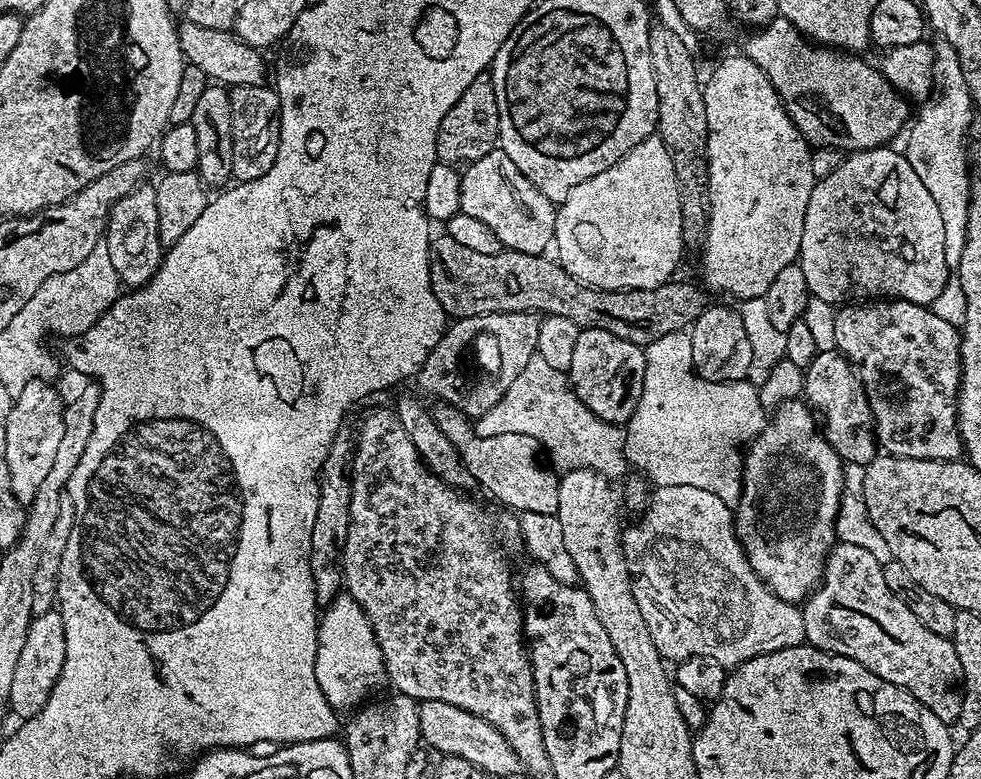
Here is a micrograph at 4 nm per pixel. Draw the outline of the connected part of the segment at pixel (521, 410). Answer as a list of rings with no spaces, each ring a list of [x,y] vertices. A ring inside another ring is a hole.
[[[541,354],[530,356],[525,369],[510,382],[506,394],[502,396],[496,406],[492,406],[486,414],[479,416],[473,423],[475,434],[478,437],[496,436],[496,434],[527,434],[538,440],[540,447],[546,453],[547,459],[557,473],[563,474],[571,469],[588,468],[609,480],[615,480],[629,471],[630,465],[625,457],[625,427],[606,423],[604,419],[589,410],[584,402],[578,398],[572,389],[572,381],[567,373],[555,370],[543,360]]]

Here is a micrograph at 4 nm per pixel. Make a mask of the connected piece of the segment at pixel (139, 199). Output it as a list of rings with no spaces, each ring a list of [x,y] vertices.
[[[142,182],[112,207],[105,229],[104,243],[110,262],[125,287],[140,287],[157,272],[163,260],[164,245],[158,234],[157,194],[153,183]]]

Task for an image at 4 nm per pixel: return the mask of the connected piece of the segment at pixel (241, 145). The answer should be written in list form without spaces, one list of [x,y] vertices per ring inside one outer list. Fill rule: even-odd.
[[[238,86],[228,93],[232,110],[232,174],[237,181],[257,180],[274,162],[280,145],[280,99],[275,87]]]

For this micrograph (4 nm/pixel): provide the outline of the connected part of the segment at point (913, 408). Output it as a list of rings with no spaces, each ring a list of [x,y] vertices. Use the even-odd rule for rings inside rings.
[[[869,298],[863,302],[849,302],[835,309],[836,317],[832,320],[832,340],[835,351],[841,352],[856,370],[856,377],[860,385],[868,393],[870,410],[876,430],[879,447],[887,455],[902,458],[922,458],[923,460],[959,460],[965,455],[964,439],[960,436],[960,422],[958,419],[958,401],[960,398],[960,338],[961,329],[955,324],[945,322],[932,312],[931,307],[905,300],[891,298]]]

